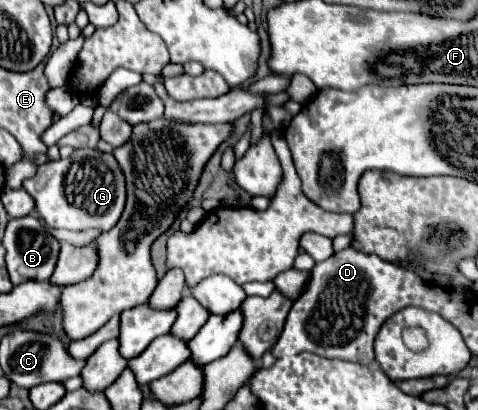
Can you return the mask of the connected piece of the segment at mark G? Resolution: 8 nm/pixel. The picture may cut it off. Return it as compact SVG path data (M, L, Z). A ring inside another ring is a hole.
M78 148L70 158L62 158L40 166L32 178L24 180L24 190L34 198L36 210L48 228L66 228L66 230L96 228L100 232L108 232L118 222L126 202L126 188L124 188L124 178L120 174L120 166L116 166L112 154L104 154L92 148Z

